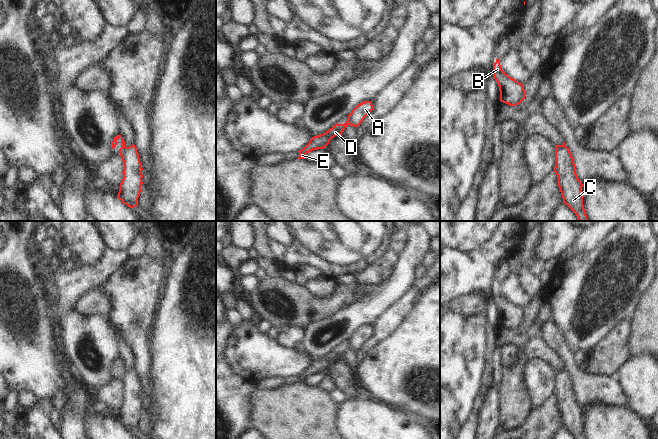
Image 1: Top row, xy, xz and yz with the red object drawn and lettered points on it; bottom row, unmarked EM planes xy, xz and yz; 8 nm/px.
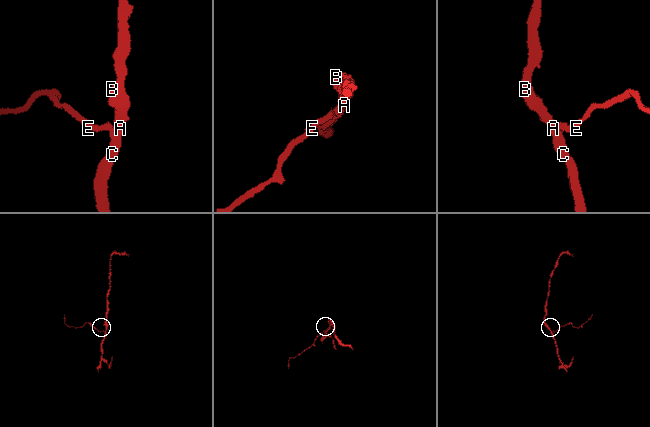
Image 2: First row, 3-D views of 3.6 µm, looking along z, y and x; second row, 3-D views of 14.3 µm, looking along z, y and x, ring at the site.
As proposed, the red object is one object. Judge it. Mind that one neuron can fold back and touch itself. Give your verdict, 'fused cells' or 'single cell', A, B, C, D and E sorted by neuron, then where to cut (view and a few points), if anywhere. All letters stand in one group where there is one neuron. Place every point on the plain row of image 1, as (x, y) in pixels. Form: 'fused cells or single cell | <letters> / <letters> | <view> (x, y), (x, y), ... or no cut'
fused cells | A B C / D E | xy (126, 371), (120, 377)

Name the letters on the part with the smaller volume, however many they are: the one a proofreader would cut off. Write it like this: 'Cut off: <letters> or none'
Cut off: D, E

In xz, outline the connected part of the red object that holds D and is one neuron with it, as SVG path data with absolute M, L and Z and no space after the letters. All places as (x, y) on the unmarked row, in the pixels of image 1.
M346 345L344 348L336 347L332 352L330 352L325 357L312 361L309 367L303 373L298 375L298 383L305 383L306 378L313 374L325 372L329 368L330 364L335 360L341 359L343 354L348 349L348 345Z

